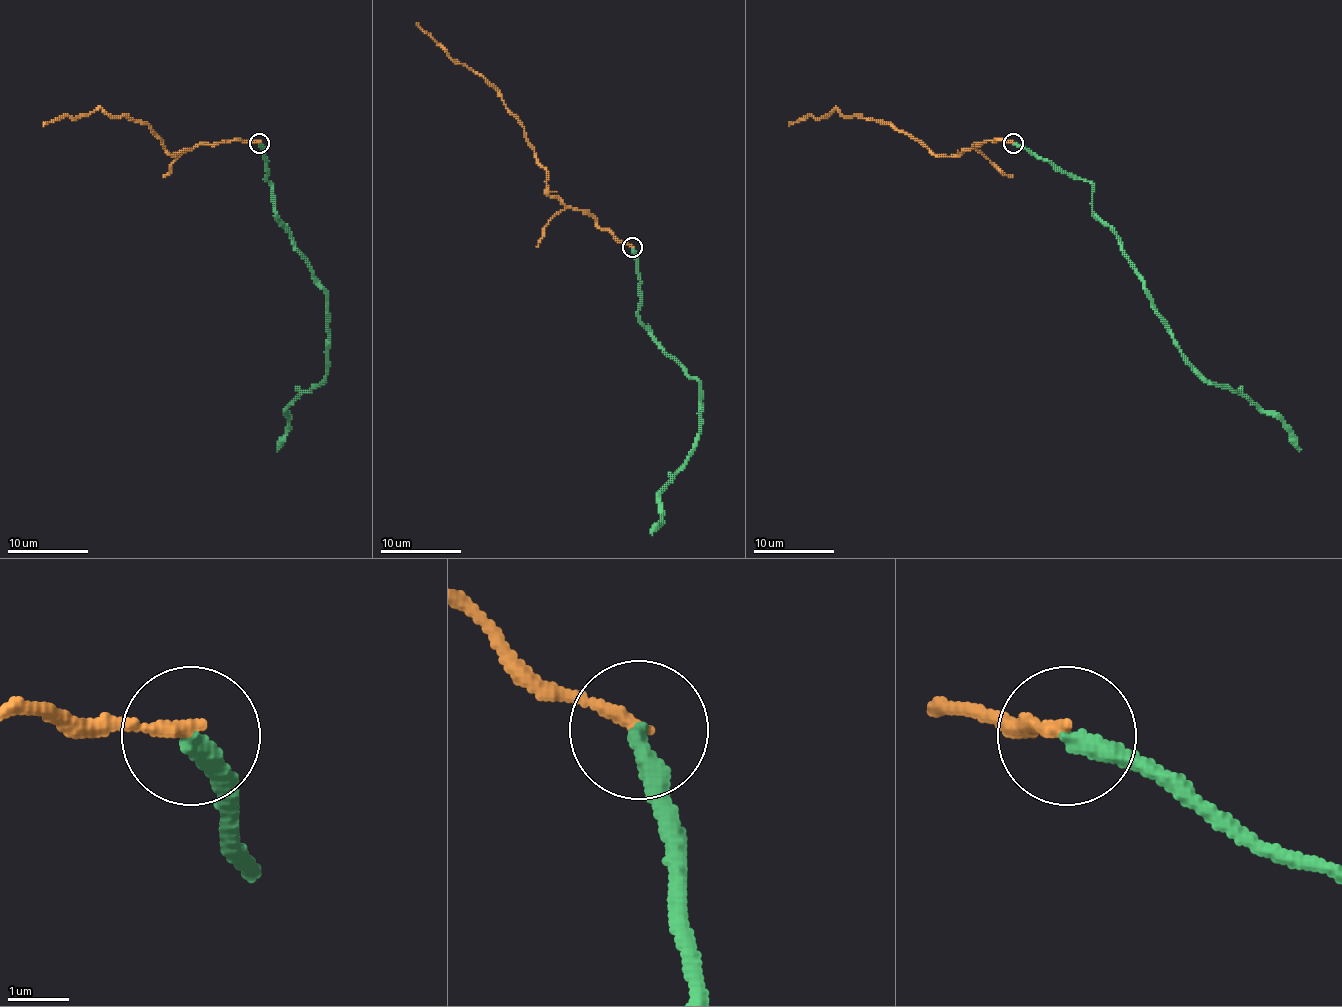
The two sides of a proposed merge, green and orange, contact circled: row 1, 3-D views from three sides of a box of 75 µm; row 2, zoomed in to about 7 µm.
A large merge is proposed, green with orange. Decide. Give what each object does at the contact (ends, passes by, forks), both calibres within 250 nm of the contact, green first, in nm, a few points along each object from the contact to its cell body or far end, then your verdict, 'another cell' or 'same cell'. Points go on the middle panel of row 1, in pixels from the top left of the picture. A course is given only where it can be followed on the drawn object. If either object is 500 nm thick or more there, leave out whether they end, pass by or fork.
green ends; orange ends; calibres 340 and 200 nm; course green (632, 247), (640, 320), (699, 383), (701, 407), (699, 437), (660, 494), (660, 521), (650, 533); course orange (632, 247), (548, 194), (546, 171), (498, 92), (457, 64), (416, 23); another cell

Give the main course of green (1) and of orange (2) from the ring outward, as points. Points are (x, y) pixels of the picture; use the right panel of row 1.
1: (1013, 142), (1092, 185), (1092, 209), (1116, 236), (1173, 344), (1212, 382), (1230, 386), (1271, 411), (1299, 451)
2: (1013, 142), (986, 140), (960, 155), (937, 157), (889, 124), (844, 116), (836, 108), (789, 126)

